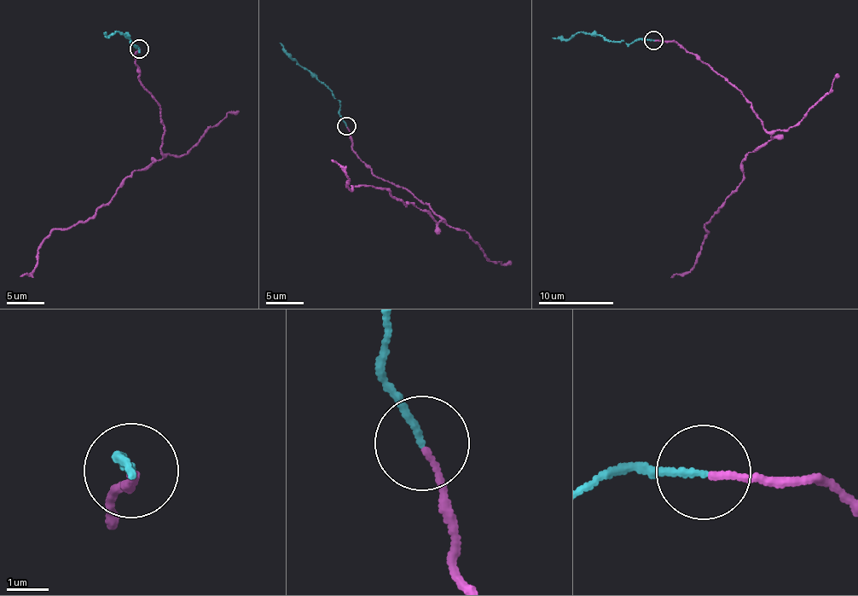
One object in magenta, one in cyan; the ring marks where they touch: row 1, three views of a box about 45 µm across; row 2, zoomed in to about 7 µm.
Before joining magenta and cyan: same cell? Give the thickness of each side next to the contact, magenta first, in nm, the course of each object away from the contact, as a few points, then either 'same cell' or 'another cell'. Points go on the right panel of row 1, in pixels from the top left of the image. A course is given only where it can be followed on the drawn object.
calibres 140 and 150 nm; course magenta (655, 39), (678, 42), (737, 88), (771, 138), (747, 153), (740, 184), (704, 222), (695, 266), (671, 277); course cyan (653, 39), (608, 42), (599, 35), (582, 32), (569, 38), (553, 37); same cell

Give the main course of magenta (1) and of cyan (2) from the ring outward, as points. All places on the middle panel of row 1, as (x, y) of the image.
1: (346, 127), (352, 149), (370, 172), (441, 217), (436, 222), (386, 189), (350, 189), (340, 166), (331, 160)
2: (346, 125), (333, 93), (301, 66), (280, 43)

